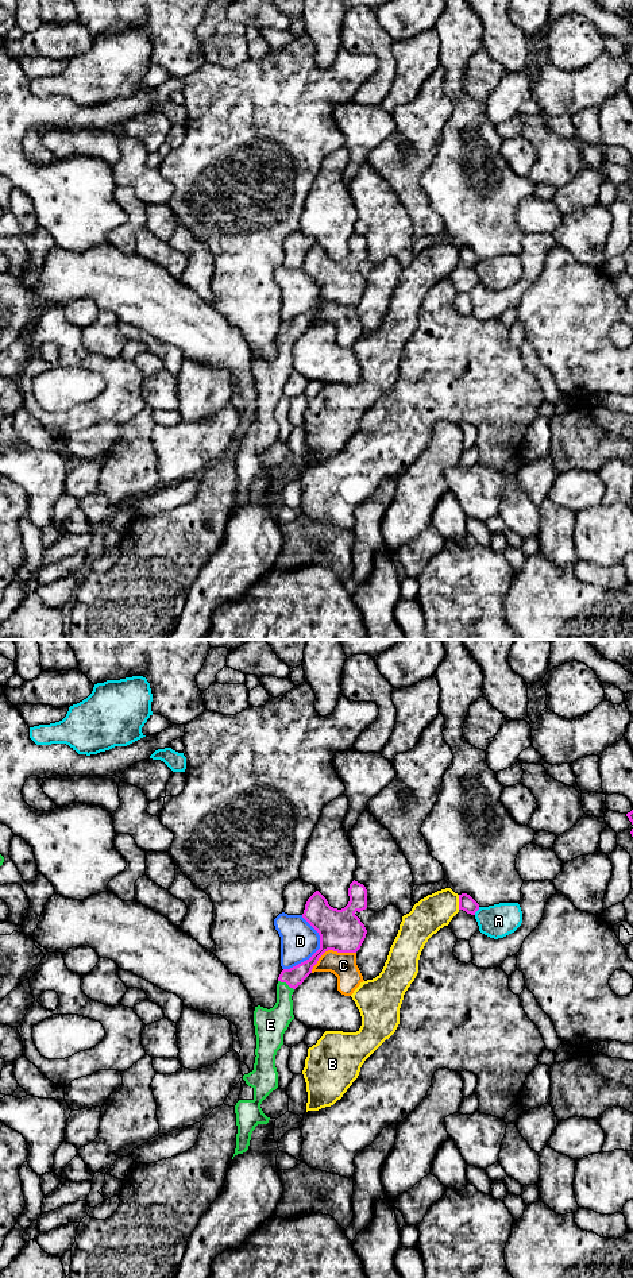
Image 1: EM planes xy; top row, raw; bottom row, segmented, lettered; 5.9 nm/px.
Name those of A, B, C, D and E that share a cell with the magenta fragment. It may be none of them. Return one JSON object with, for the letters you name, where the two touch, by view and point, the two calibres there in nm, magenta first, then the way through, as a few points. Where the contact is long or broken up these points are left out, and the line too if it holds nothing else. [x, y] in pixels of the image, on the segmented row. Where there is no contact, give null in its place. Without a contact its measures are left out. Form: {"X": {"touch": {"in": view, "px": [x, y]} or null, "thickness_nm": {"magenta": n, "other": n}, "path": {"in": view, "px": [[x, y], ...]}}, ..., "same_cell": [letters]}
{"E": {"touch": {"in": "xy", "px": [286, 983]}, "thickness_nm": {"magenta": 120, "other": 170}, "path": {"in": "xy", "px": [[294, 976], [286, 983], [284, 1010], [274, 1022]]}}, "same_cell": ["E"]}

